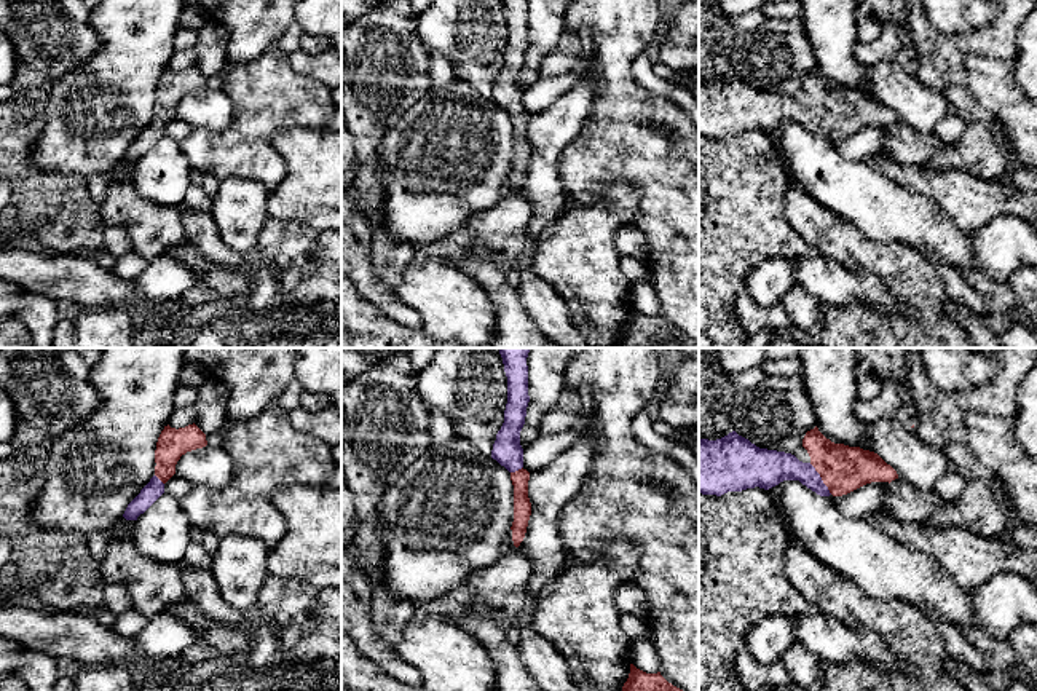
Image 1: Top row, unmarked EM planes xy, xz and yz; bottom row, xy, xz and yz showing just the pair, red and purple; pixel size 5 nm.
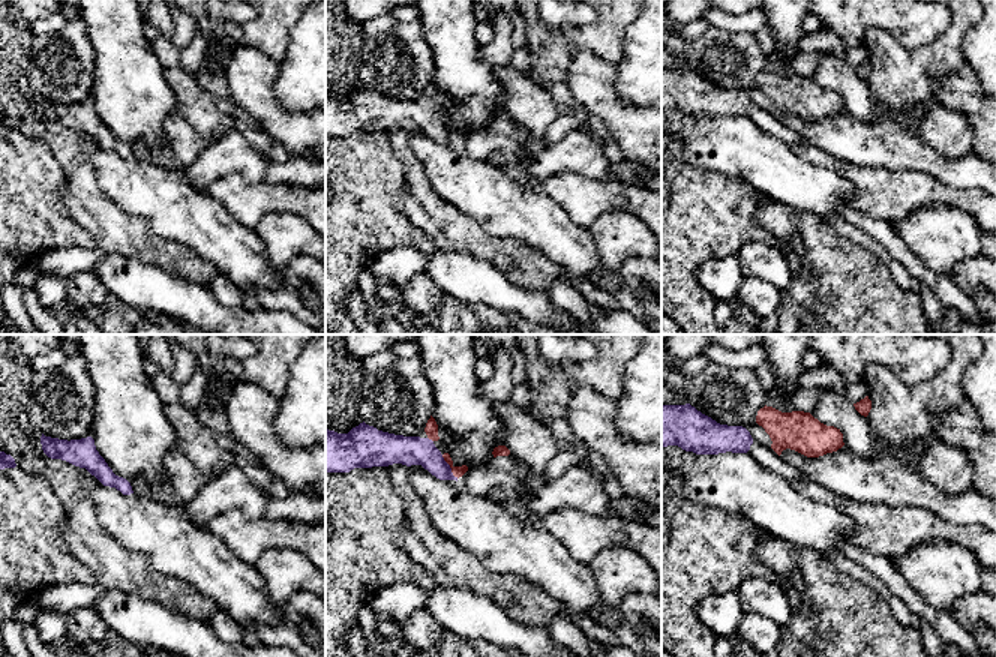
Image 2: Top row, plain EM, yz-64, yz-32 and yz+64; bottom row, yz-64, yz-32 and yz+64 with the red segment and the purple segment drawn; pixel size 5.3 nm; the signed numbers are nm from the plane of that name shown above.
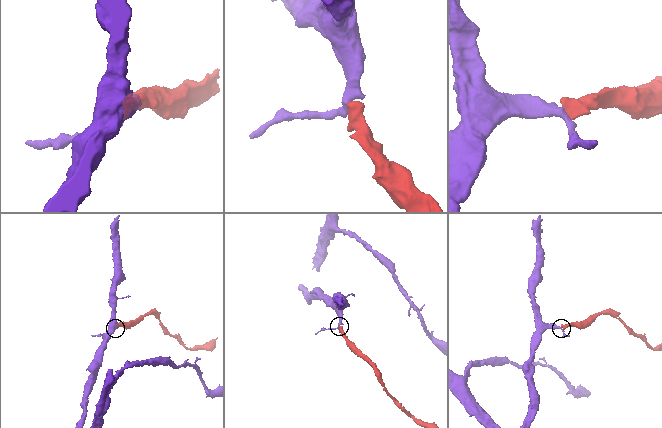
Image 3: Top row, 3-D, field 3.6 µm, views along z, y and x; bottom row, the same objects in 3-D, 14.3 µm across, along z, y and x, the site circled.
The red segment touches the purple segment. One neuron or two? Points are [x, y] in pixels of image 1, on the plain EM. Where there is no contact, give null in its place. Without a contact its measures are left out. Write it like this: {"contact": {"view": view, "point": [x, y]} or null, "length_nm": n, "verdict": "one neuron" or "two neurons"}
{"contact": {"view": "yz", "point": [822, 122]}, "length_nm": 200, "verdict": "one neuron"}

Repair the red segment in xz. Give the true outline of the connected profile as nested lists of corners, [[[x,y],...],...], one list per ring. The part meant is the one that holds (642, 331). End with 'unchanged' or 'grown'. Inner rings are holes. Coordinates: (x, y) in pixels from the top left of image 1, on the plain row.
[[[630,306],[629,321],[616,348],[699,348],[699,345],[668,326],[660,314],[646,316]]] | unchanged

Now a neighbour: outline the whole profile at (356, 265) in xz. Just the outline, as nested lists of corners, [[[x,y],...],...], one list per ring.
[[[341,220],[341,274],[353,281],[357,292],[375,303],[386,316],[407,329],[421,329],[423,322],[416,311],[400,302],[394,289],[384,286],[372,268],[365,249]]]

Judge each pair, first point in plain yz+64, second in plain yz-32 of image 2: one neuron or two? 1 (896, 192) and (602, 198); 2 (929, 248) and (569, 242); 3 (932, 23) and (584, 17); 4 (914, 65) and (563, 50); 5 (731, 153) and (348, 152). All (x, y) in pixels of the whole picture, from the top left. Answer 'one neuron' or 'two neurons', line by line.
1: one neuron
2: two neurons
3: one neuron
4: one neuron
5: two neurons

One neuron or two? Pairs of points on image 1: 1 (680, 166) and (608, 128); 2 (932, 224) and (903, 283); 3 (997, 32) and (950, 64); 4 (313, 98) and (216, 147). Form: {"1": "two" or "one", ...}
{"1": "one", "2": "two", "3": "one", "4": "one"}

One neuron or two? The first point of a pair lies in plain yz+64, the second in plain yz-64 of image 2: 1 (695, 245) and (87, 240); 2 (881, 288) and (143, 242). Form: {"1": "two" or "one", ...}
{"1": "one", "2": "one"}

